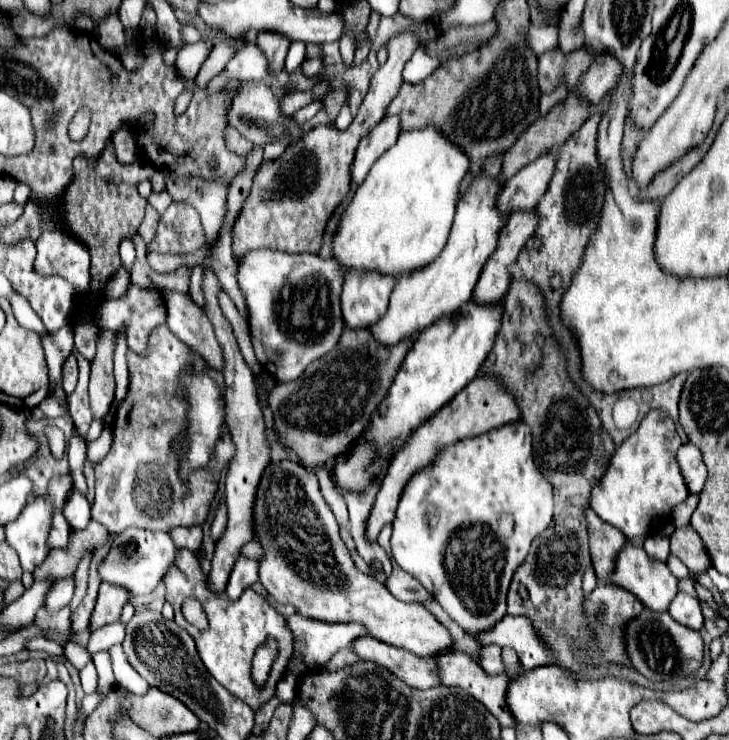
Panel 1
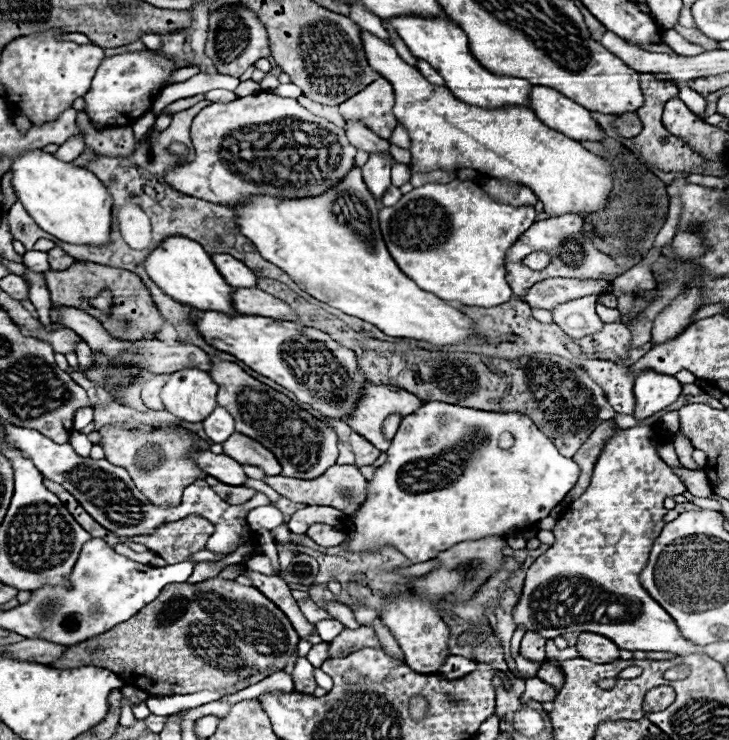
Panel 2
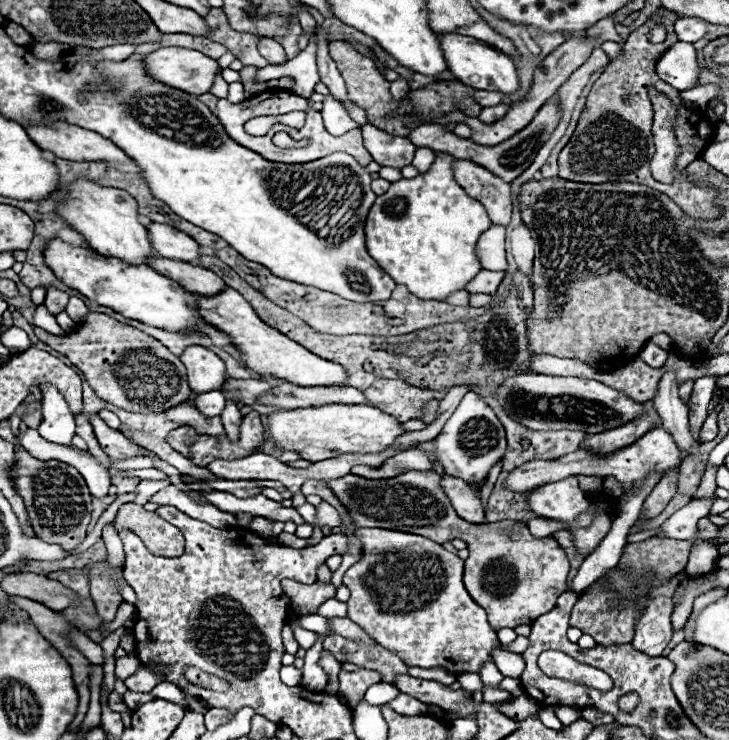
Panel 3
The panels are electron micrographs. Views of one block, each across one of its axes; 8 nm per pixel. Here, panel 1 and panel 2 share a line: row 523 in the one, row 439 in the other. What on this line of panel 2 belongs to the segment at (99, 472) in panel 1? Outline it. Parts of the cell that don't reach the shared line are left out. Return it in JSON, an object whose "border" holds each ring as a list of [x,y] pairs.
{"border":[[[104,426],[100,432],[100,446],[106,452],[106,460],[122,466],[128,470],[134,484],[152,500],[152,504],[180,504],[180,492],[192,484],[192,480],[206,478],[200,468],[196,468],[196,462],[186,458],[188,452],[196,450],[208,450],[210,444],[202,440],[200,436],[184,430],[184,428],[172,428],[172,430],[160,430],[154,428],[152,432],[134,432],[124,426]]]}

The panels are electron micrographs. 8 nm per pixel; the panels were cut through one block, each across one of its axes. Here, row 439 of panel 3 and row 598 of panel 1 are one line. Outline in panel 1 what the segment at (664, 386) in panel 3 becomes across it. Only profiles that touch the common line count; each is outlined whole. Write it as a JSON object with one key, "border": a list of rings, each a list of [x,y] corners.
{"border":[[[684,592],[676,594],[676,598],[672,600],[668,612],[676,622],[680,622],[680,624],[684,624],[684,626],[688,626],[692,630],[700,630],[700,626],[704,622],[702,610],[700,610],[700,600],[692,598],[692,596],[684,594]]]}

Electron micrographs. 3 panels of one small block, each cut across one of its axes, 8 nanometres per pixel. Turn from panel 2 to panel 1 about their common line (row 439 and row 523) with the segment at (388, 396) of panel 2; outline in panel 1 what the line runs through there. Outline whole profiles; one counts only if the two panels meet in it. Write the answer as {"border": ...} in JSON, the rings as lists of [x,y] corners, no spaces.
{"border":[[[478,376],[474,378],[462,392],[458,392],[450,404],[446,404],[442,410],[438,410],[432,418],[428,418],[420,428],[416,428],[412,432],[412,436],[408,438],[406,446],[400,448],[400,452],[394,456],[388,472],[386,472],[386,478],[376,494],[376,502],[374,502],[374,508],[366,520],[366,538],[372,542],[378,538],[382,526],[386,522],[392,522],[394,520],[394,514],[396,514],[396,508],[398,508],[398,500],[404,492],[404,486],[406,482],[410,480],[410,476],[414,476],[418,470],[424,470],[426,466],[430,466],[436,456],[440,454],[440,448],[448,448],[452,444],[456,444],[458,440],[464,440],[464,438],[472,438],[472,436],[480,436],[492,428],[500,428],[508,422],[514,422],[520,418],[520,412],[518,412],[518,406],[514,402],[514,398],[504,392],[490,376]]]}

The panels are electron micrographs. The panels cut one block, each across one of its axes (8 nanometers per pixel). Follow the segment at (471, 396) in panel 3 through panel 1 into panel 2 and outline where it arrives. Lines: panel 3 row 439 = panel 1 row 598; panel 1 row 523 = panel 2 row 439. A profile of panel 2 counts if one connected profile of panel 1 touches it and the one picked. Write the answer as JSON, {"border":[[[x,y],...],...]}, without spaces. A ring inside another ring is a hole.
{"border":[[[426,402],[414,414],[406,416],[400,422],[400,428],[398,428],[396,436],[392,438],[392,446],[388,448],[386,454],[388,454],[386,462],[380,468],[376,468],[372,480],[368,480],[368,488],[366,488],[368,492],[366,492],[364,504],[360,504],[360,508],[352,516],[346,516],[342,520],[342,526],[344,526],[344,530],[348,528],[348,532],[346,532],[346,538],[344,538],[344,542],[340,546],[344,550],[348,550],[348,552],[376,552],[382,546],[394,546],[412,564],[432,560],[438,552],[442,552],[442,550],[446,550],[446,548],[450,548],[450,546],[454,546],[458,542],[480,540],[480,538],[486,538],[486,536],[504,536],[504,534],[508,534],[514,528],[536,524],[538,520],[546,518],[552,512],[552,508],[558,506],[564,500],[564,496],[574,488],[574,484],[578,480],[578,474],[580,474],[578,464],[572,458],[562,456],[558,452],[558,448],[552,444],[552,440],[544,432],[540,432],[538,426],[528,416],[524,416],[520,412],[484,412],[484,410],[462,408],[462,406],[446,404],[446,402]],[[504,432],[510,432],[514,436],[514,446],[508,448],[508,450],[504,450],[504,448],[498,446],[498,438]]]}

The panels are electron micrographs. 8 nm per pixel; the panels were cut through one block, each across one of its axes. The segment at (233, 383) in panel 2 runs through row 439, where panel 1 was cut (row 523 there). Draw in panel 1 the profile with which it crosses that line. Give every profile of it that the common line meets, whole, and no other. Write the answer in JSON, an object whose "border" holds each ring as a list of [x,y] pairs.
{"border":[[[274,460],[266,466],[254,500],[254,540],[260,542],[264,550],[264,556],[258,560],[258,582],[276,602],[292,604],[298,614],[324,622],[358,622],[376,640],[406,648],[416,656],[432,656],[452,648],[448,630],[422,604],[396,600],[382,582],[356,568],[346,544],[340,538],[338,522],[320,494],[318,480],[312,470],[292,460]]]}

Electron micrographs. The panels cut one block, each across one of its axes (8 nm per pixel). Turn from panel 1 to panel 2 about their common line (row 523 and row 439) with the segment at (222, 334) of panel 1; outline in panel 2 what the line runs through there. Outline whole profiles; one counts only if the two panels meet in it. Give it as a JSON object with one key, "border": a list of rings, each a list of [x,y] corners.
{"border":[[[234,432],[222,446],[224,446],[224,454],[236,458],[240,464],[258,466],[266,472],[266,476],[280,474],[280,464],[272,456],[272,452],[268,452],[268,448],[264,448],[262,444],[256,444],[256,440],[244,434]]]}

